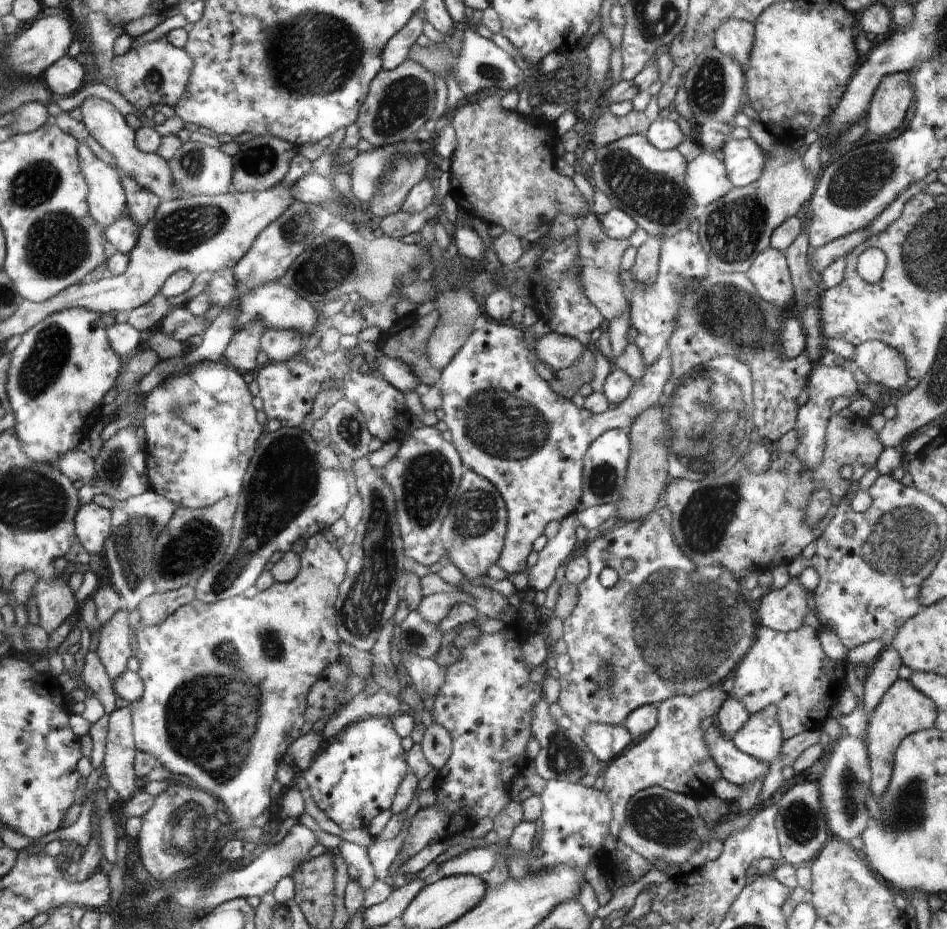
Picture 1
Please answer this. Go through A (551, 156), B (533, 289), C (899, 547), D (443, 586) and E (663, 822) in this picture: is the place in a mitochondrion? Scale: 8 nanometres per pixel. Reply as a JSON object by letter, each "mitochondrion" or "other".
{"A":"other","B":"other","C":"mitochondrion","D":"other","E":"mitochondrion"}

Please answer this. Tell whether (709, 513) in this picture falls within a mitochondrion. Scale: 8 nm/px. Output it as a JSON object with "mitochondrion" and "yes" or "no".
{"mitochondrion":"yes"}

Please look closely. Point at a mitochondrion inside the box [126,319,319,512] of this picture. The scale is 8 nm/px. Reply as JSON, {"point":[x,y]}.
{"point":[177,408]}

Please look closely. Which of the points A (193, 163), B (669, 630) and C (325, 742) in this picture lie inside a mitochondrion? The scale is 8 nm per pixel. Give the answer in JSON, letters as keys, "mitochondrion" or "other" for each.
{"A":"mitochondrion","B":"mitochondrion","C":"other"}

